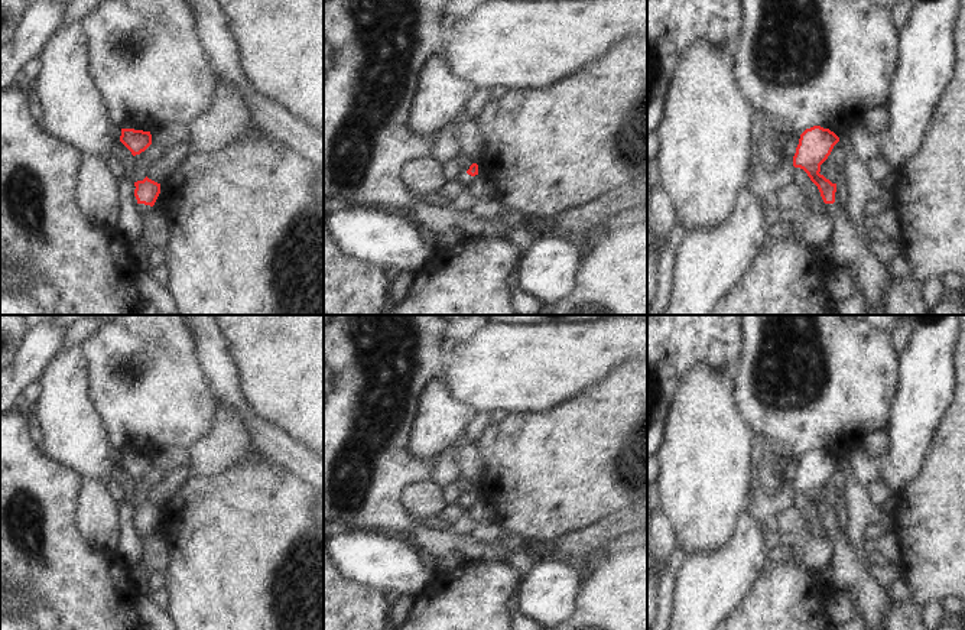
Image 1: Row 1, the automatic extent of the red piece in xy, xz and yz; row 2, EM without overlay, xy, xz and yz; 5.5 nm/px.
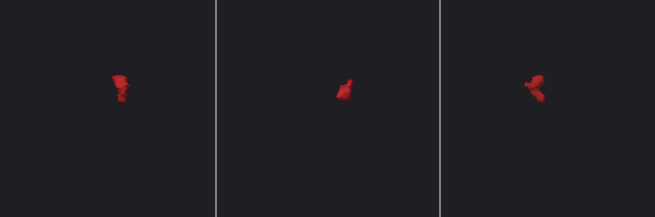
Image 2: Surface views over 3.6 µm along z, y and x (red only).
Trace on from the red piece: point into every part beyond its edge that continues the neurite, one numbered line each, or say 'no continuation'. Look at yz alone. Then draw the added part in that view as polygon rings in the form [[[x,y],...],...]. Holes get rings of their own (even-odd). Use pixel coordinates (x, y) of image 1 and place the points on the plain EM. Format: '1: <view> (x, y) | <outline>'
1: yz (835, 535) | [[[828,527],[828,536],[834,546],[834,559],[836,556],[836,546],[842,543],[844,532],[838,527]]]

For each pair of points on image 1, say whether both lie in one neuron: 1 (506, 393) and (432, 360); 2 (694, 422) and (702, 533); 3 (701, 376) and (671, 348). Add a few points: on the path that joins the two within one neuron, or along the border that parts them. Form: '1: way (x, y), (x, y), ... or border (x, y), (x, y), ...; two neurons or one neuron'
1: border (445, 357), (442, 373), (438, 377); two neurons
2: way (702, 450), (702, 506); one neuron
3: border (728, 367), (715, 370), (695, 366), (675, 396); two neurons

